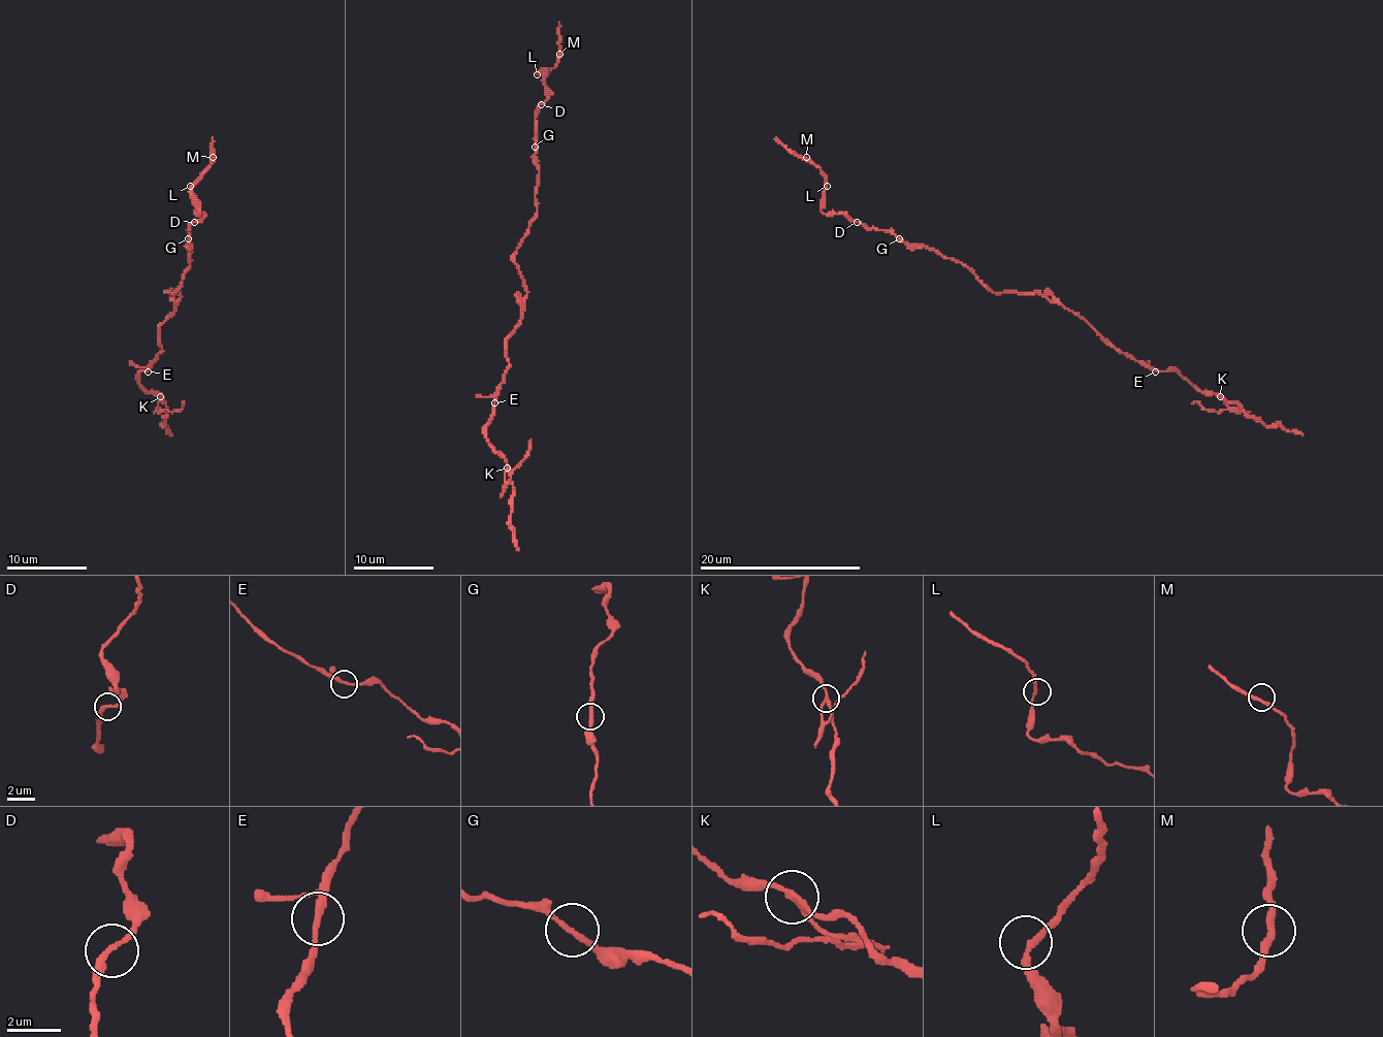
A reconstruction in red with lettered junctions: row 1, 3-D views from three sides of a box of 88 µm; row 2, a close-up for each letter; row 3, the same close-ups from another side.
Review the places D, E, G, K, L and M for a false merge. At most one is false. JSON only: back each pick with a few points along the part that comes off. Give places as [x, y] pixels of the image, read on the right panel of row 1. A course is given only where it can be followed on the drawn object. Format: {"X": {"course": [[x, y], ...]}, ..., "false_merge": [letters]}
{"K": {"course": [[1220, 397], [1234, 408], [1210, 412], [1195, 401], [1192, 403]]}, "false_merge": ["K"]}

